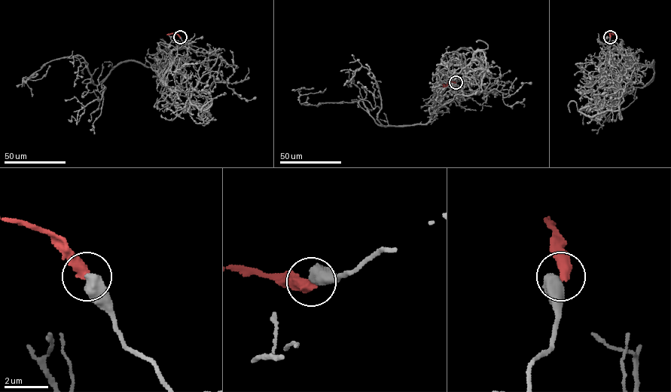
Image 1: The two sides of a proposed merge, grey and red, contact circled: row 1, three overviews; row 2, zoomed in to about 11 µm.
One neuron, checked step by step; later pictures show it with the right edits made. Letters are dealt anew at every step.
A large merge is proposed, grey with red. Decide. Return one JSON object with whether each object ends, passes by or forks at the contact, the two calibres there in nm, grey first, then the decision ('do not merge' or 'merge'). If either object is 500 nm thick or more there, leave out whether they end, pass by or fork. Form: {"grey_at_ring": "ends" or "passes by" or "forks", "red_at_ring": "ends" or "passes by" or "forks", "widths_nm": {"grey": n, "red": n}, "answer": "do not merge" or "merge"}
{"widths_nm": {"grey": 600, "red": 480}, "answer": "do not merge"}

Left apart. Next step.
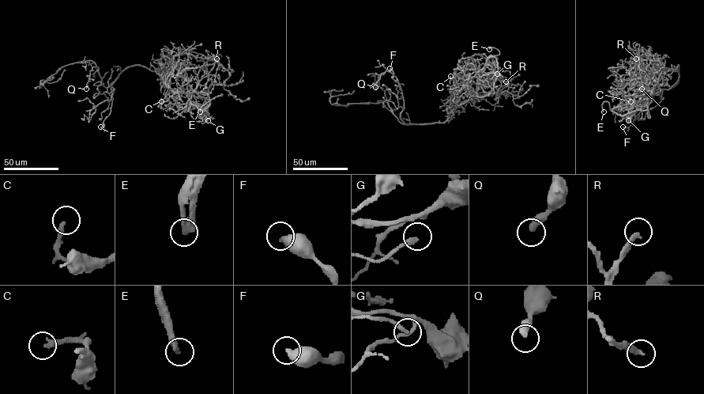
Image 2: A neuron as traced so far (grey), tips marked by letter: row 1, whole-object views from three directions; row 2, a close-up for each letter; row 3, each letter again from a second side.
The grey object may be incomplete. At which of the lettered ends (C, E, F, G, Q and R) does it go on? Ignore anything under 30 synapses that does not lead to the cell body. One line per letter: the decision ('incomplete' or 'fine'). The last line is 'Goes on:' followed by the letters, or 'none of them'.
C: fine
E: incomplete
F: fine
G: fine
Q: fine
R: incomplete
Goes on: E, R

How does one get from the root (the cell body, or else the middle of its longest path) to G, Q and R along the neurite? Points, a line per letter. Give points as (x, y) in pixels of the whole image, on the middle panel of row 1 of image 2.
G: (433, 123), (444, 122), (454, 108), (476, 92), (479, 96), (490, 93), (491, 88), (479, 75), (497, 73)
Q: (433, 123), (401, 123), (389, 105), (384, 91), (379, 86), (378, 77), (375, 87)
R: (433, 123), (443, 123), (471, 99), (477, 84), (465, 85), (470, 93), (495, 92), (502, 78), (506, 81)

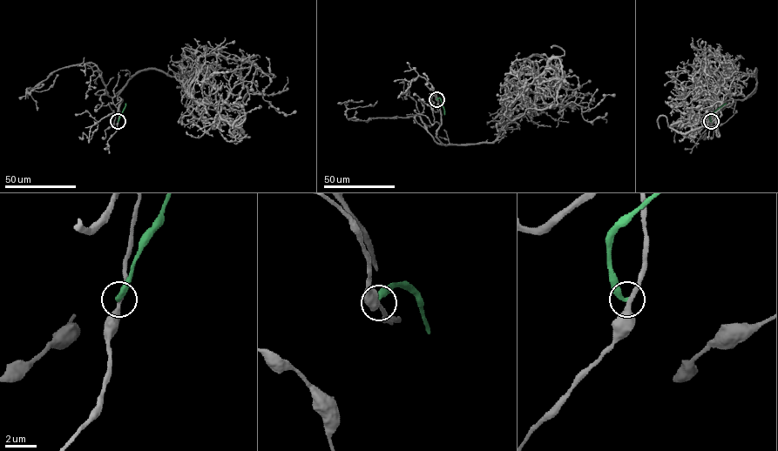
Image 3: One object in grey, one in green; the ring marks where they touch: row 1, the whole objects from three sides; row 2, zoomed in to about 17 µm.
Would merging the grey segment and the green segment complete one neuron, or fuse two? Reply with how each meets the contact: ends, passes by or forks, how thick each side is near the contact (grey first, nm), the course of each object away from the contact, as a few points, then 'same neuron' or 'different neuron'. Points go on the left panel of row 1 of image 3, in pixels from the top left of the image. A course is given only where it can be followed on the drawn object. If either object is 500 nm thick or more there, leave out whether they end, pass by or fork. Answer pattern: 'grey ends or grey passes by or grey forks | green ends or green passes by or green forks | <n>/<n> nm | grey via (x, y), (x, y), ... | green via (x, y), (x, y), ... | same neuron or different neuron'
grey passes by | green ends | 280/360 nm | grey via (118, 121), (118, 95), (141, 70), (191, 70), (187, 93), (219, 112), (235, 69), (255, 64), (261, 77) | green via (118, 121), (125, 103) | different neuron

